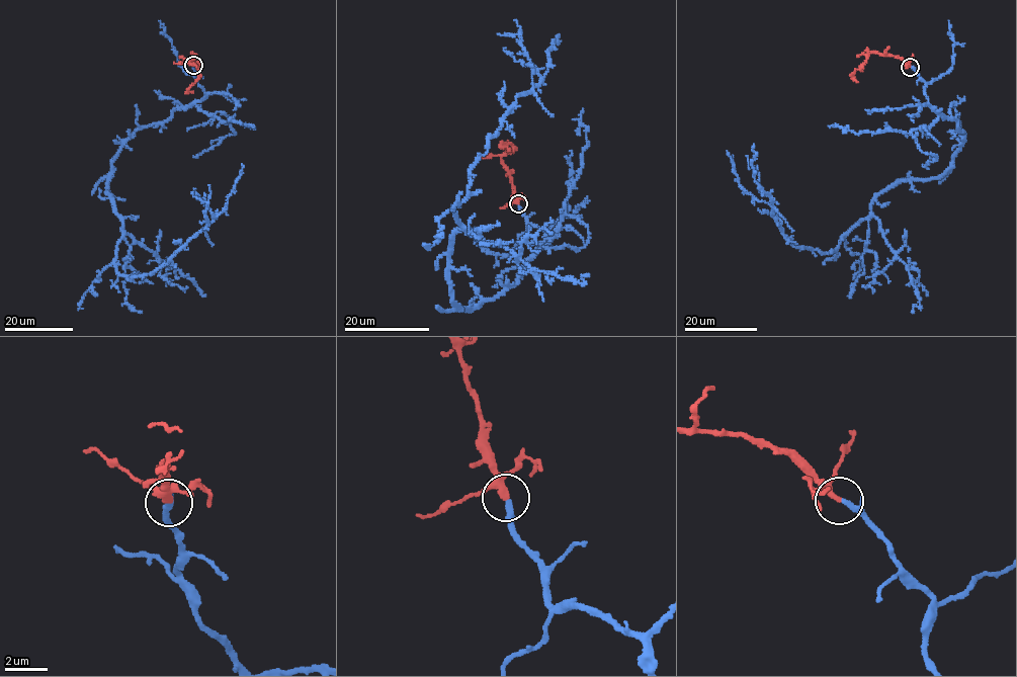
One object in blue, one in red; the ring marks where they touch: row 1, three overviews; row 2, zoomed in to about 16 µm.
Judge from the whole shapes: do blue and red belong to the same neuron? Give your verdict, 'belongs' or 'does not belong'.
belongs

